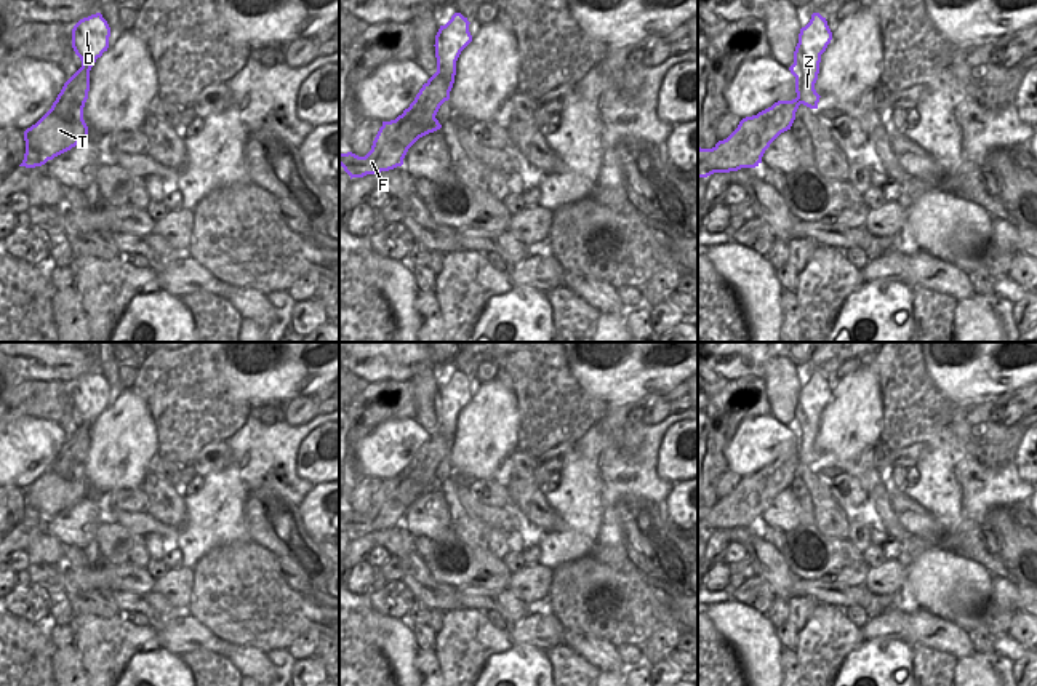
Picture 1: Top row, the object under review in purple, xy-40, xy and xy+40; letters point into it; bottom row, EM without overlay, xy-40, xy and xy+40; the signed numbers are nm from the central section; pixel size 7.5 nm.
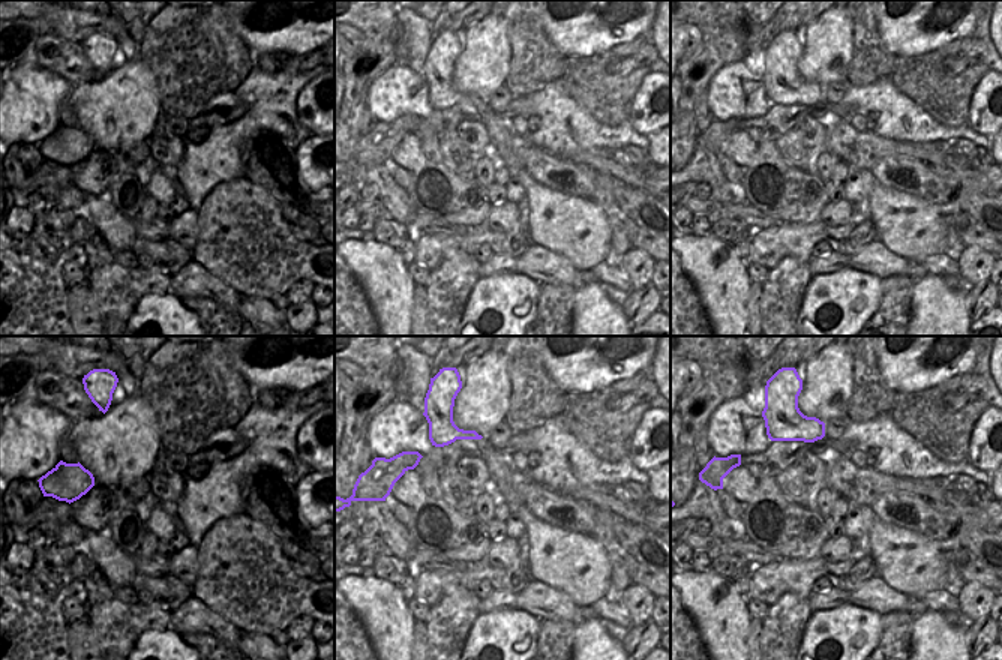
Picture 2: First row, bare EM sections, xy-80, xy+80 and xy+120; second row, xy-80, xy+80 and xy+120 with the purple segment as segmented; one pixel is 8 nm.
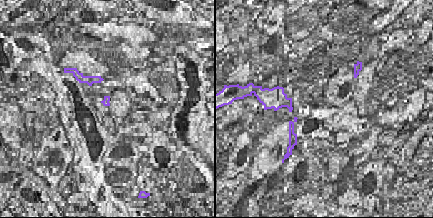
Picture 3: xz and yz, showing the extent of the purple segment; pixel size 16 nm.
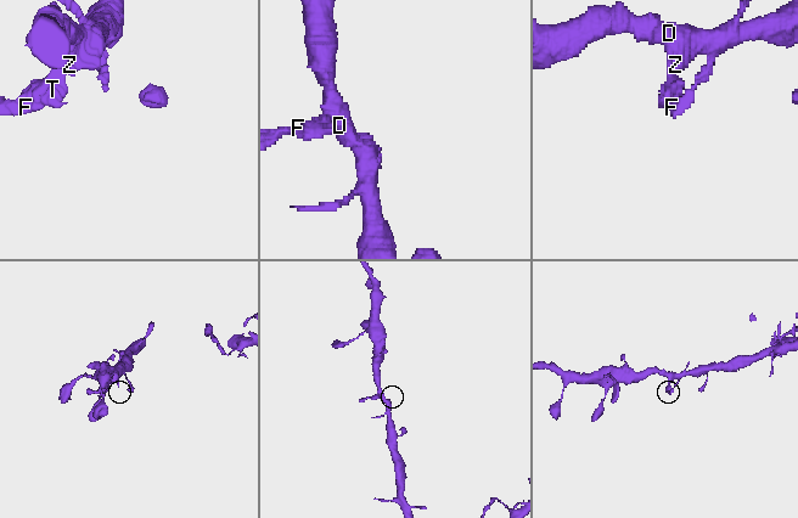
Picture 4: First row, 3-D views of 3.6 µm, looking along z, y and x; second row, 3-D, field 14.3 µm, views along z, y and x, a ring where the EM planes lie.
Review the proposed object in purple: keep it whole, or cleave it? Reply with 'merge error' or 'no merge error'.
no merge error

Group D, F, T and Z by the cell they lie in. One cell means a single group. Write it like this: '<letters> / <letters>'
D F T Z

